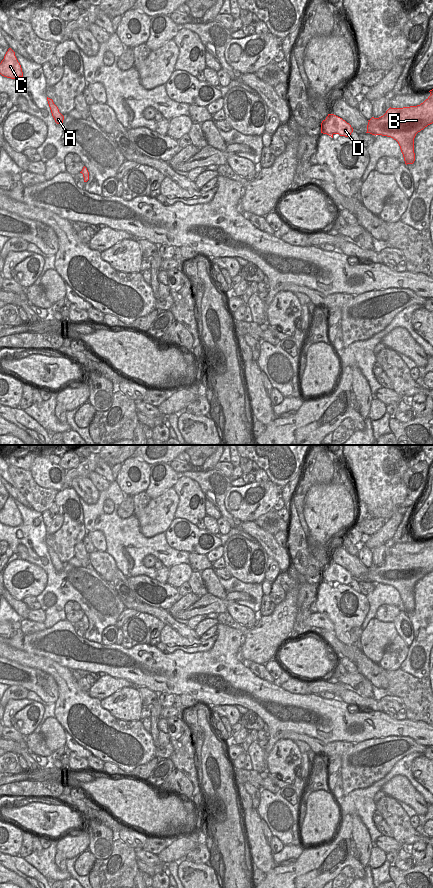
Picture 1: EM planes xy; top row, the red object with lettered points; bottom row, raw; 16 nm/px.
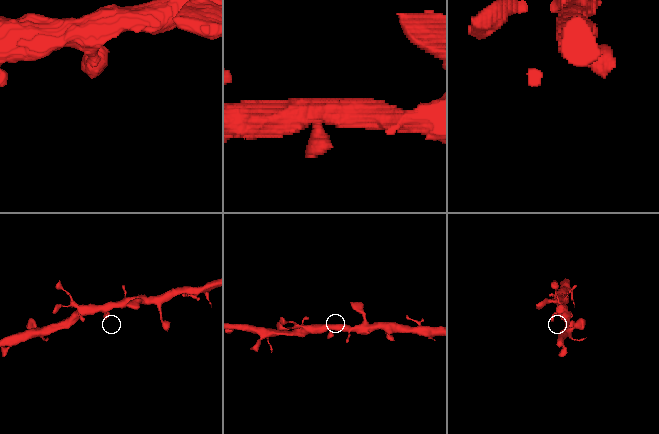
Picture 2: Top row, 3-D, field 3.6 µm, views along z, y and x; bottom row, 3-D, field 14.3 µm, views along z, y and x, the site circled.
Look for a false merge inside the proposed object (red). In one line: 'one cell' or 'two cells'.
one cell

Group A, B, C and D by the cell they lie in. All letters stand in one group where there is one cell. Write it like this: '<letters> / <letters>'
A B C D

